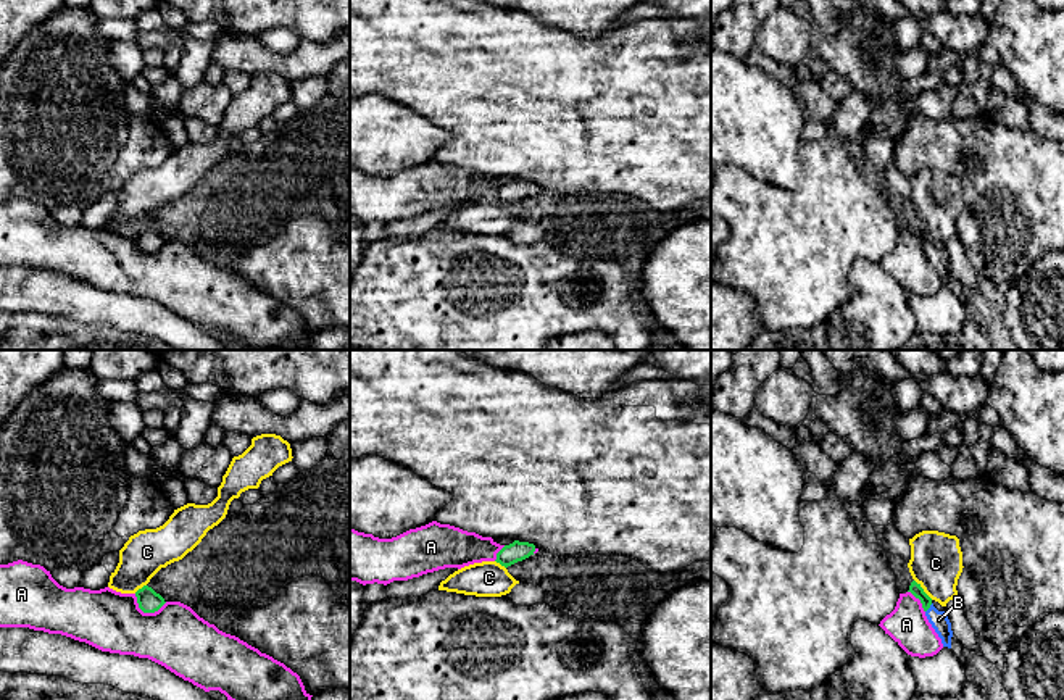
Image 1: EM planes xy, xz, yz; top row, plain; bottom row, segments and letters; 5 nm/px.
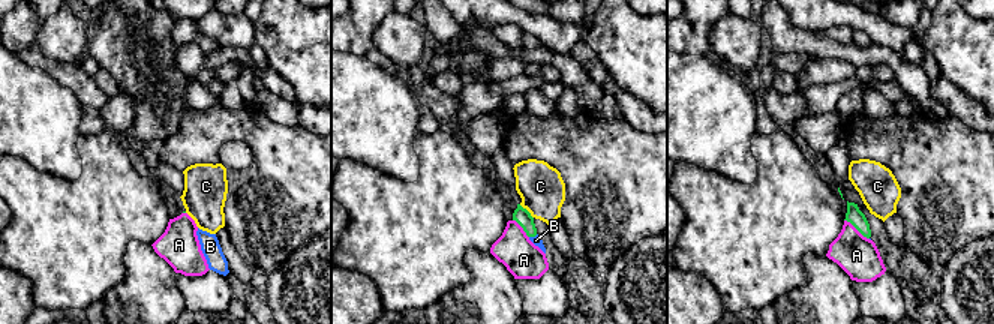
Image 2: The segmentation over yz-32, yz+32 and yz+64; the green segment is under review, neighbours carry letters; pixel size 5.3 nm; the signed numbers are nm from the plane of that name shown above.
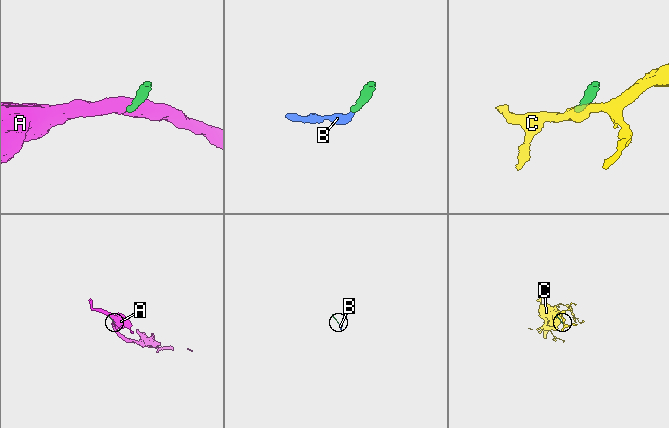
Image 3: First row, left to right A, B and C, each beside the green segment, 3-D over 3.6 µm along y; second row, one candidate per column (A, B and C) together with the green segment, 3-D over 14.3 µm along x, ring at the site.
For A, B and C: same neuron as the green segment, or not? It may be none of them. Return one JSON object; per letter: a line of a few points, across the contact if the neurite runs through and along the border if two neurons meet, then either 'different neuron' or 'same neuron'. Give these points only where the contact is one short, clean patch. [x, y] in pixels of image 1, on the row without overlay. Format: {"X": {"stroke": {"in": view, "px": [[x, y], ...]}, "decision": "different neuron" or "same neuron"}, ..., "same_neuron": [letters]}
{"A": {"stroke": {"in": "xy", "px": [[134, 233], [144, 250], [157, 250], [166, 241]]}, "decision": "different neuron"}, "B": {"stroke": {"in": "yz", "px": [[914, 226], [929, 245], [939, 258]]}, "decision": "same neuron"}, "C": {"stroke": {"in": "yz", "px": [[914, 218], [932, 237]]}, "decision": "different neuron"}, "same_neuron": ["B"]}

